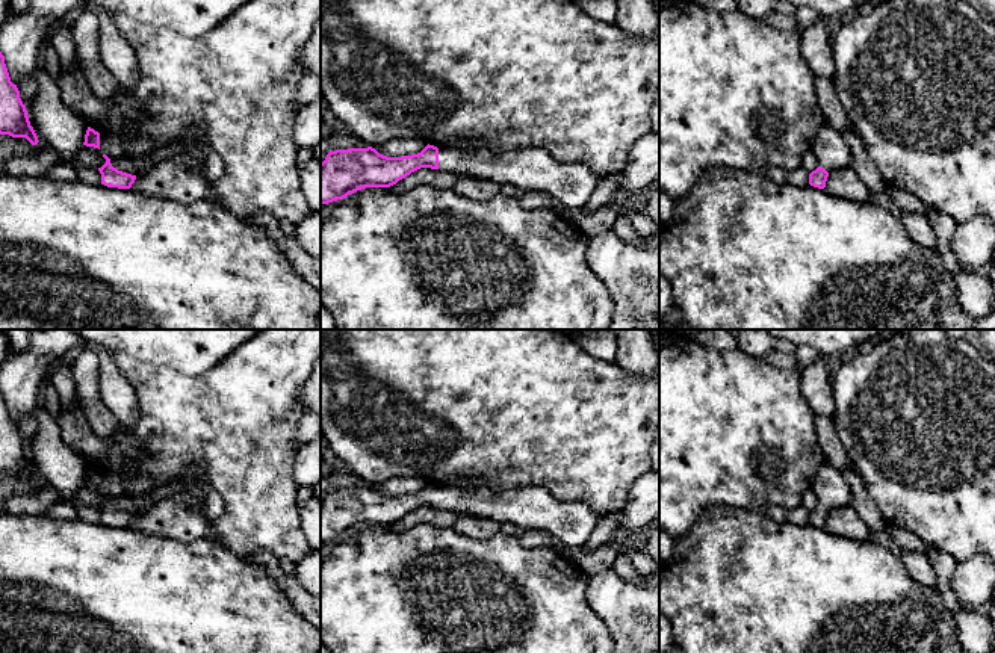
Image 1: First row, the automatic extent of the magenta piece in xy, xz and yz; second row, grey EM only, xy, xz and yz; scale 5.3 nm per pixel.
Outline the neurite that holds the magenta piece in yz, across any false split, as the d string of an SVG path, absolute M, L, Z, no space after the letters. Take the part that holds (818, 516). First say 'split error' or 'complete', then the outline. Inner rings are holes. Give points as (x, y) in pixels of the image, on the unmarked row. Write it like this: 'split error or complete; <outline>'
split error; M827 461L815 475L812 490L818 499L818 506L809 512L809 523L814 526L824 528L832 509L851 503L851 488L842 472Z

